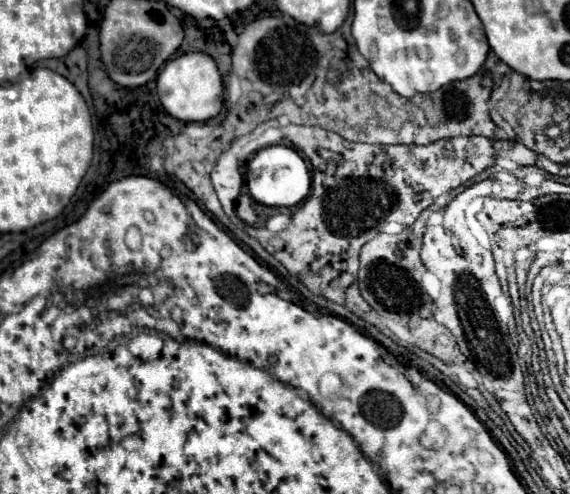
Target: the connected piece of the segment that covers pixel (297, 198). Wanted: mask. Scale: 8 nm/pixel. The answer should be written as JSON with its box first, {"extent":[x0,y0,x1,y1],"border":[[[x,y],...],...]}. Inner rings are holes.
{"extent":[246,145,312,207],"border":[[[272,145],[272,147],[260,149],[256,157],[250,161],[246,177],[248,177],[250,195],[258,203],[270,205],[270,207],[292,207],[302,203],[310,193],[310,183],[312,183],[310,171],[304,159],[298,155],[296,149],[286,145]]]}

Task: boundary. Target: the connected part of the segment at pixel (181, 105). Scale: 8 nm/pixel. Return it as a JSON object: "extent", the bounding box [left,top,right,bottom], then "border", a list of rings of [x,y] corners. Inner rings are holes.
{"extent":[158,53,222,121],"border":[[[184,53],[170,59],[158,73],[158,97],[164,109],[182,121],[208,121],[222,109],[222,77],[214,59],[206,53]]]}

